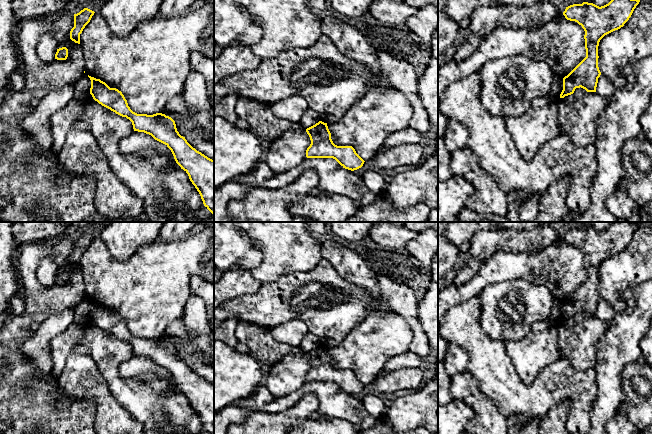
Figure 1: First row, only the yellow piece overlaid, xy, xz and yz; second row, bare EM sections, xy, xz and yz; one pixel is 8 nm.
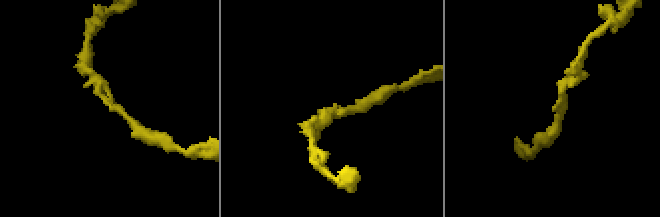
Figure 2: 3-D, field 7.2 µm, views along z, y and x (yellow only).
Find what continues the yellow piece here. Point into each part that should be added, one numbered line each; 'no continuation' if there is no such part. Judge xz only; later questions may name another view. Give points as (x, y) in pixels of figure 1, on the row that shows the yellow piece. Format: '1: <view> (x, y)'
no continuation

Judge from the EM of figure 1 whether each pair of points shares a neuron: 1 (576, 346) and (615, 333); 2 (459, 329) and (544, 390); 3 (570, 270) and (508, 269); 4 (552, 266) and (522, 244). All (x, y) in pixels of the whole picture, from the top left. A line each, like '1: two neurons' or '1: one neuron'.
1: two neurons
2: one neuron
3: one neuron
4: two neurons

